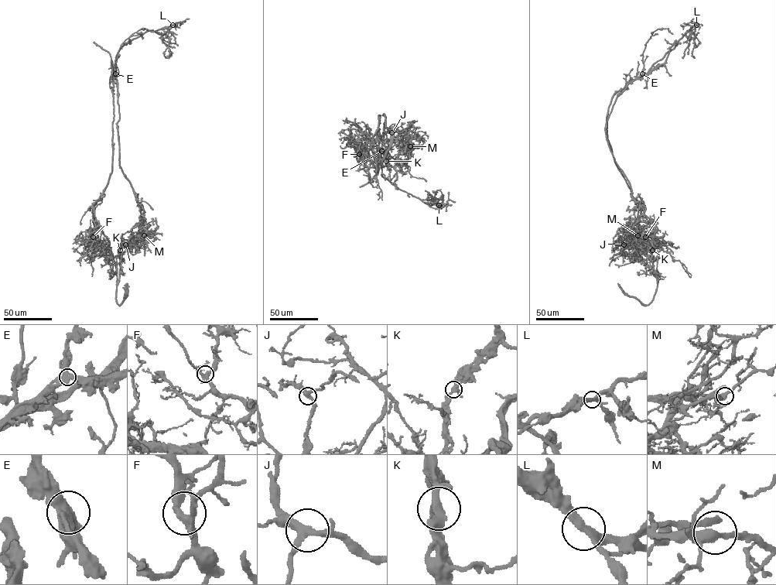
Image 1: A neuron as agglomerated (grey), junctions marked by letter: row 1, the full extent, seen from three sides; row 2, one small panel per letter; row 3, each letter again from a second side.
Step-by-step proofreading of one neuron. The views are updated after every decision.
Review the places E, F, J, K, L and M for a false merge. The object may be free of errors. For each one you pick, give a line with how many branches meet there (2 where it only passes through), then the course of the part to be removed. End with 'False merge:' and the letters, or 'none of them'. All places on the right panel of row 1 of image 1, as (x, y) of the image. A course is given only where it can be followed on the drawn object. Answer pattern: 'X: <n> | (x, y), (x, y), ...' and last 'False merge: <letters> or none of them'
False merge: none of them

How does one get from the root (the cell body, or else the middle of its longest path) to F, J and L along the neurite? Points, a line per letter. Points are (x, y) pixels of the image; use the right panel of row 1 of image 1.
F: (657, 243), (652, 251), (651, 260), (658, 285), (659, 243), (645, 237)
J: (657, 243), (657, 237), (637, 235), (630, 242), (630, 247), (623, 244)
L: (657, 243), (651, 237), (658, 223), (633, 198), (605, 125), (626, 86), (662, 64), (669, 49), (696, 25)

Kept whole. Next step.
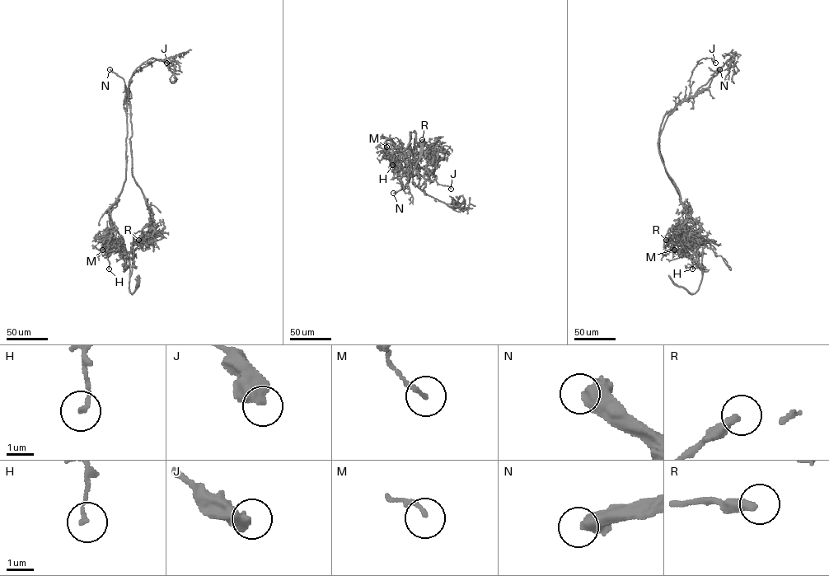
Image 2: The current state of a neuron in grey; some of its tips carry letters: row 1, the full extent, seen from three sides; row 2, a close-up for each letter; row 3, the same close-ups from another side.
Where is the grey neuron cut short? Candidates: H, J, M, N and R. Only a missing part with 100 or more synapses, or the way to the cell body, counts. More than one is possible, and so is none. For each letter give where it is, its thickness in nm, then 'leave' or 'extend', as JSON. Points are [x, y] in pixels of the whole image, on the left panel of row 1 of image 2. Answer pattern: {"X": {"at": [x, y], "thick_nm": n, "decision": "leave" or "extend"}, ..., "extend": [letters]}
{"H": {"at": [109, 269], "thick_nm": 140, "decision": "leave"}, "J": {"at": [166, 63], "thick_nm": 380, "decision": "leave"}, "M": {"at": [102, 250], "thick_nm": 160, "decision": "leave"}, "N": {"at": [110, 69], "thick_nm": 600, "decision": "extend"}, "R": {"at": [138, 240], "thick_nm": 320, "decision": "leave"}, "extend": ["N"]}

